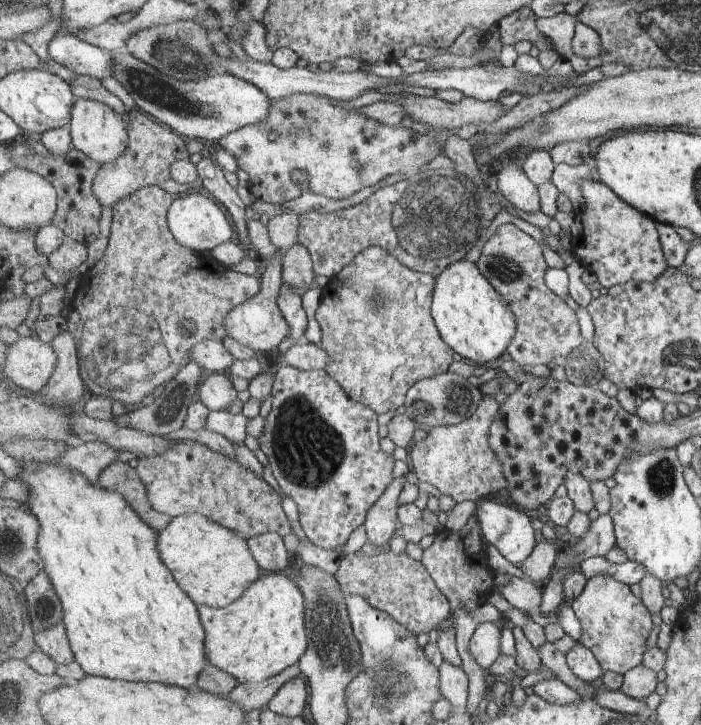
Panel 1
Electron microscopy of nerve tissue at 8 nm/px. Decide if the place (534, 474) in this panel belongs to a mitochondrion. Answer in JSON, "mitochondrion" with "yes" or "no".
{"mitochondrion":"no"}

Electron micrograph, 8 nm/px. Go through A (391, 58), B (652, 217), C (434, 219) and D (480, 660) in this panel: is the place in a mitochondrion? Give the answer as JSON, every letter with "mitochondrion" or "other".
{"A":"other","B":"other","C":"mitochondrion","D":"other"}

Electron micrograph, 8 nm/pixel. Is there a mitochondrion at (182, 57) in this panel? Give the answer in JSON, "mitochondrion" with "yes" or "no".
{"mitochondrion":"yes"}

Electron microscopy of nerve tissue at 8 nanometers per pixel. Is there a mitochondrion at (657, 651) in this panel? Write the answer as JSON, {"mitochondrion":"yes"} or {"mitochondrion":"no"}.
{"mitochondrion":"no"}

